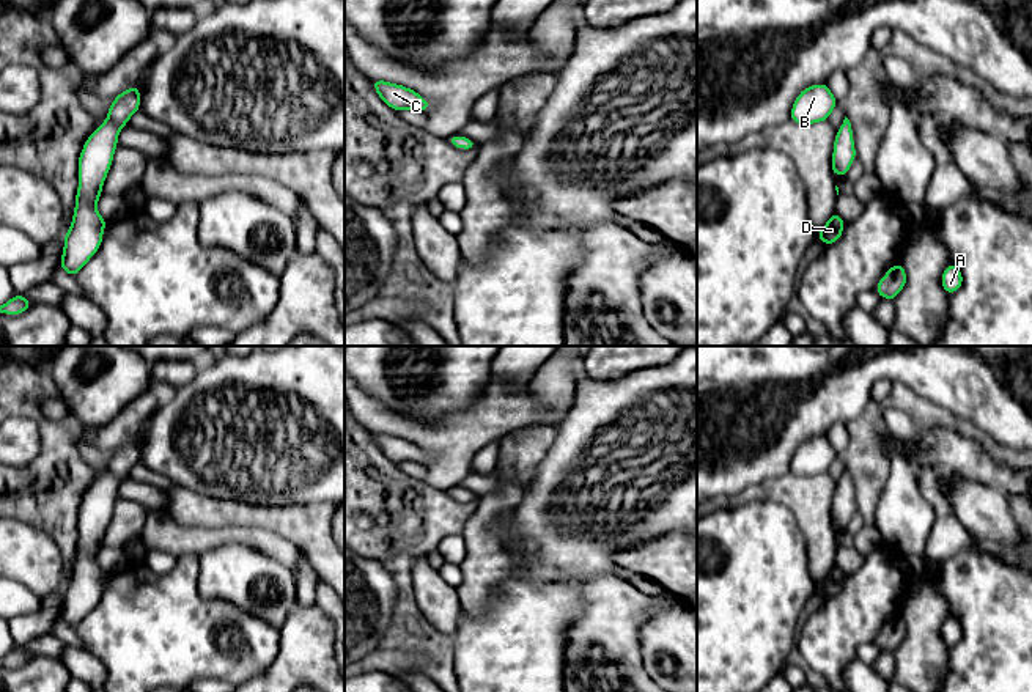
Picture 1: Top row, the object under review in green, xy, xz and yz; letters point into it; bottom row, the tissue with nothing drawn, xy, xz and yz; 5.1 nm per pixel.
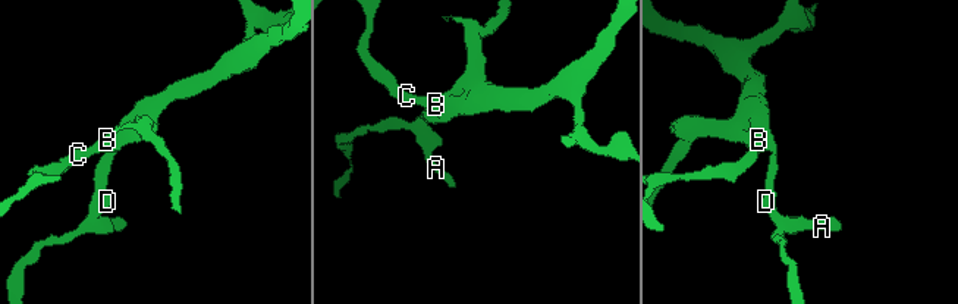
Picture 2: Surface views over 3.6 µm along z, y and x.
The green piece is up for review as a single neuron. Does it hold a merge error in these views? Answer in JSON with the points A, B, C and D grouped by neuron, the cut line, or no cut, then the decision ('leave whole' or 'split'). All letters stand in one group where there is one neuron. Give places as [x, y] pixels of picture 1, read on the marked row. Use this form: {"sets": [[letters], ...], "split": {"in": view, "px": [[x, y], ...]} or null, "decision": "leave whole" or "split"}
{"sets": [["A", "B", "C", "D"]], "split": null, "decision": "leave whole"}

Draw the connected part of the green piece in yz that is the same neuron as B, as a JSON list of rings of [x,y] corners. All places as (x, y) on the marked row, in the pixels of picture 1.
[[[826,83],[807,86],[796,98],[790,112],[790,120],[798,124],[826,121],[837,102]]]

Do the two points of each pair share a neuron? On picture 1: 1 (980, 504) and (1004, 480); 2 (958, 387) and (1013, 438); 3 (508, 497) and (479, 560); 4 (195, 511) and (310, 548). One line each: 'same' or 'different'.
1: different
2: same
3: same
4: same

